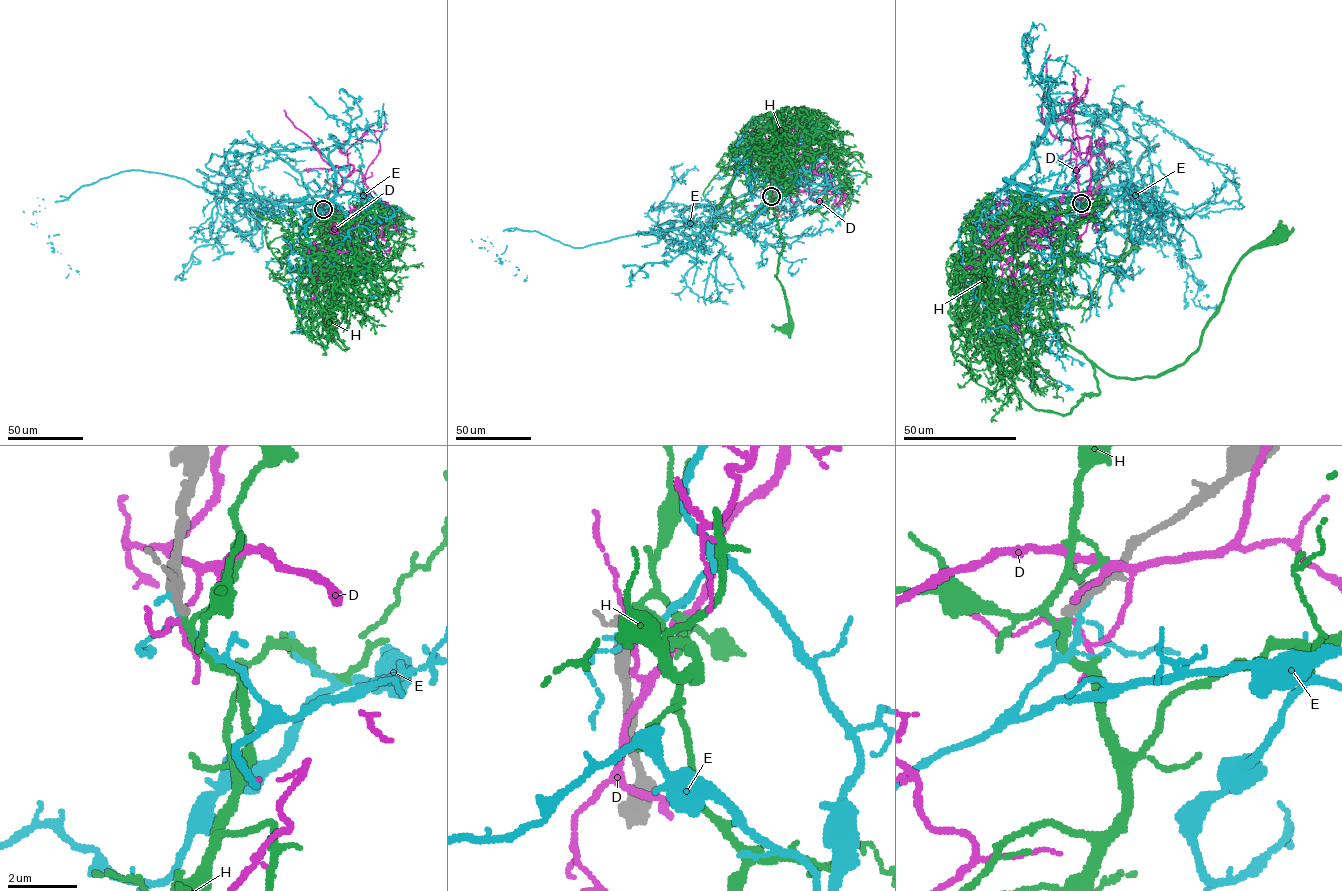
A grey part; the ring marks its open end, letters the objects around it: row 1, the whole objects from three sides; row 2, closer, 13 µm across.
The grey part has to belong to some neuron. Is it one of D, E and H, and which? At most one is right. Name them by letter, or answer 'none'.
H

